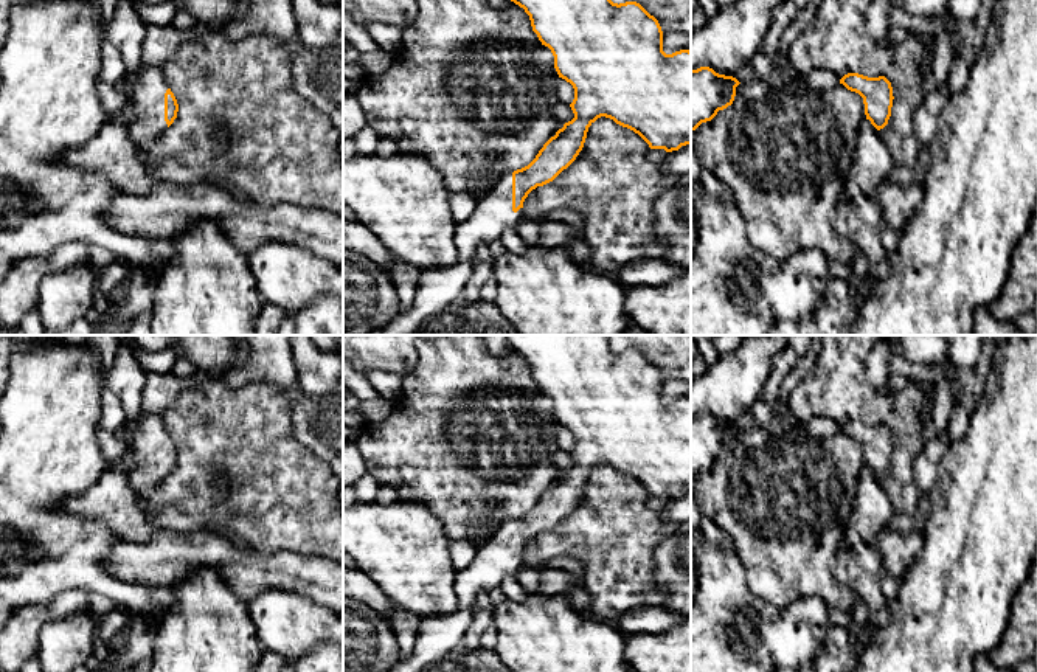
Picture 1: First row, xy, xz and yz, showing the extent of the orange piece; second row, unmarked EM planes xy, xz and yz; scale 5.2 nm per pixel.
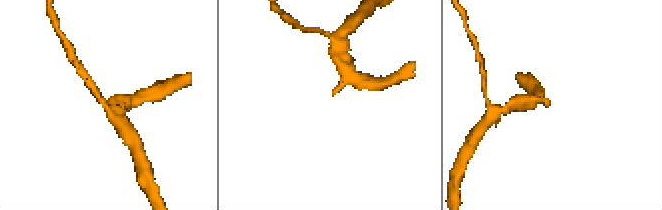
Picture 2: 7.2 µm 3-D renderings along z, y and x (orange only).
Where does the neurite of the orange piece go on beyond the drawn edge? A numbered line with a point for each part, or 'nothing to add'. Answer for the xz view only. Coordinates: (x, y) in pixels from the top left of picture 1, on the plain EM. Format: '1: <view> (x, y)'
1: xz (438, 637)

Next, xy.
1: xy (148, 446)

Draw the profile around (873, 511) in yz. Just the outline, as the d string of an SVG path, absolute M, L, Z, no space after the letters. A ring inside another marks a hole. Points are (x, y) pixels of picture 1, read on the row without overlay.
M865 466L860 470L849 526L871 546L877 535L890 528L893 515L891 498L880 486L879 478Z

